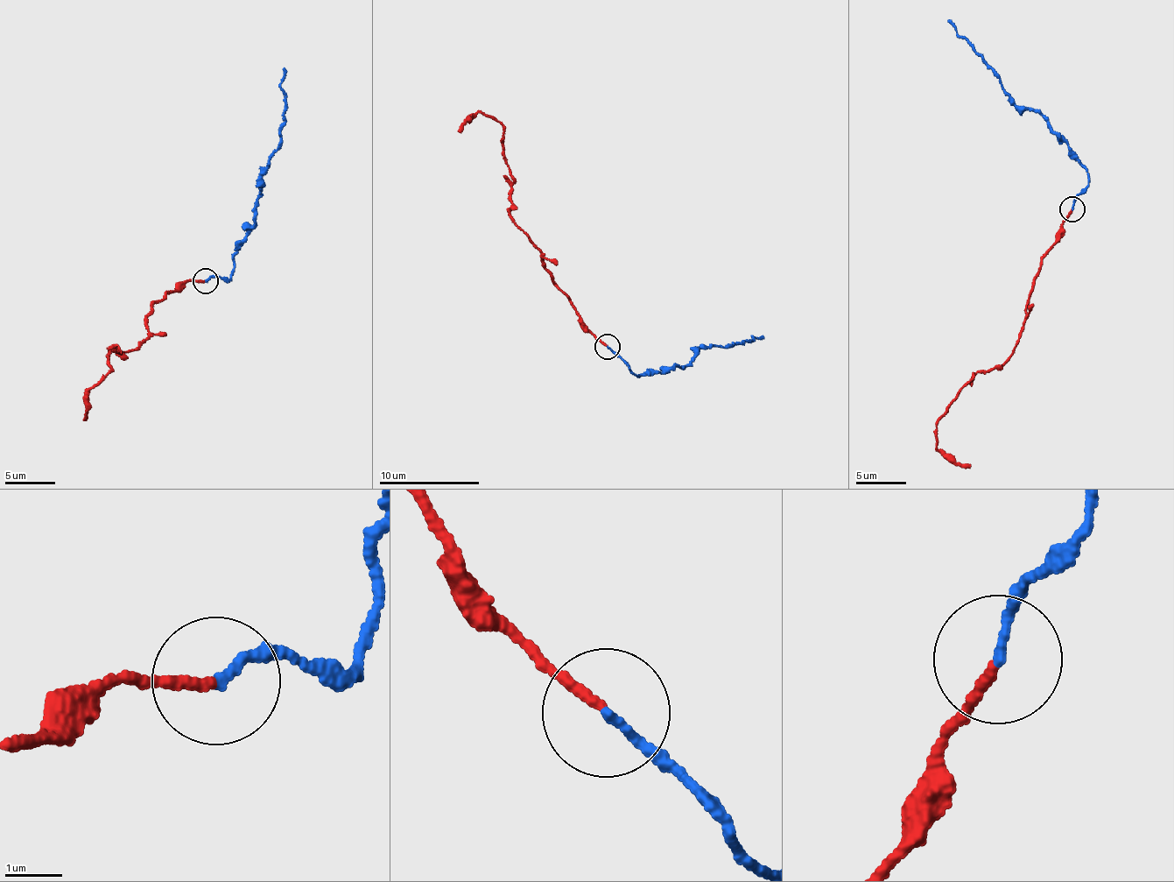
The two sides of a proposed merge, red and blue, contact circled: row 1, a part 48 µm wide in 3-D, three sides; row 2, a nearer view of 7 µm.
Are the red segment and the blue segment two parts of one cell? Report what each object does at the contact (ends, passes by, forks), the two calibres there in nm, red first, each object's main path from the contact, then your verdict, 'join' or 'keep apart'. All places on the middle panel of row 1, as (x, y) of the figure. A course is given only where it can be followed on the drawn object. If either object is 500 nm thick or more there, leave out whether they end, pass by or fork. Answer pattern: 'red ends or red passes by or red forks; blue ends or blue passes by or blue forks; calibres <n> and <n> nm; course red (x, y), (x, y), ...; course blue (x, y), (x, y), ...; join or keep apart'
red ends; blue ends; calibres 160 and 160 nm; course red (607, 347), (586, 328), (553, 283), (540, 251), (510, 217), (502, 125), (479, 113), (462, 123), (460, 132); course blue (607, 347), (637, 377), (690, 363), (696, 349), (748, 342), (754, 336), (762, 337); keep apart

